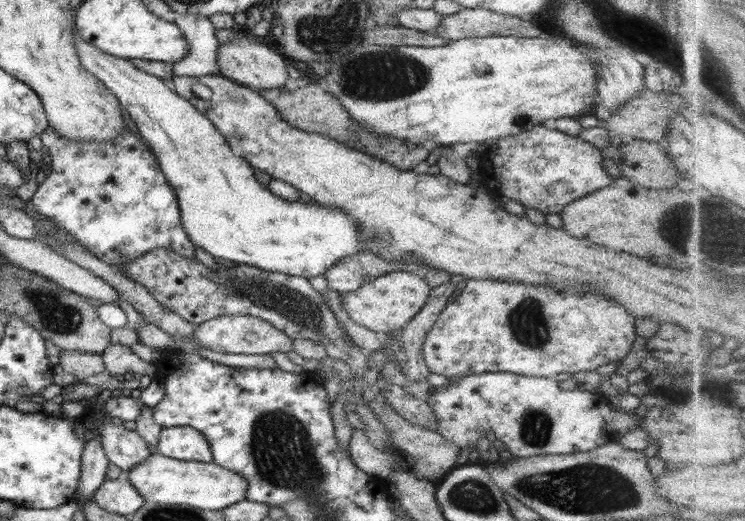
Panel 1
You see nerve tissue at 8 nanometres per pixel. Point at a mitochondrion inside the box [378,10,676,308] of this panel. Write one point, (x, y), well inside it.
(642, 37)

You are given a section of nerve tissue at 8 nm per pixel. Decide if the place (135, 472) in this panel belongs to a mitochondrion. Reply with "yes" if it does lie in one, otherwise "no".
no

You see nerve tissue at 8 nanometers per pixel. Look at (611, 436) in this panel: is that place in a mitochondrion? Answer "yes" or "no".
no

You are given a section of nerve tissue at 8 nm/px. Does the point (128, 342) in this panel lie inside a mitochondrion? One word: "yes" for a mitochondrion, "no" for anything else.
no

